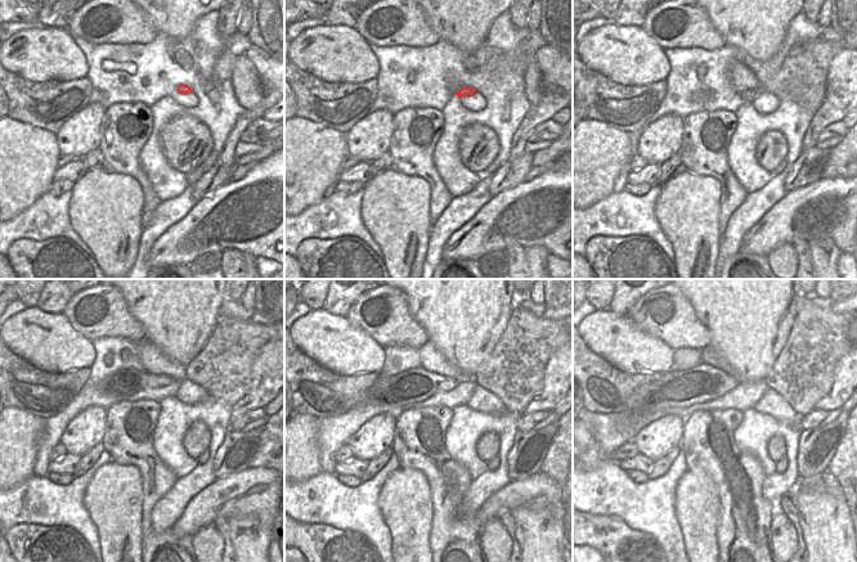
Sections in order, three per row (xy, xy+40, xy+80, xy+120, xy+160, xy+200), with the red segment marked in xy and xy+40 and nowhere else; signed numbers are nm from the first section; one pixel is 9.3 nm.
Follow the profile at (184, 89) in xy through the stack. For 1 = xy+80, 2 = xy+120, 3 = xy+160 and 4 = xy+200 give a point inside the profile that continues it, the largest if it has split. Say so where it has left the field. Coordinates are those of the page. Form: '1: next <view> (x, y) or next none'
1: next xy+80 (750, 94)
2: next xy+120 (122, 385)
3: next xy+160 (416, 385)
4: next xy+200 (646, 404)

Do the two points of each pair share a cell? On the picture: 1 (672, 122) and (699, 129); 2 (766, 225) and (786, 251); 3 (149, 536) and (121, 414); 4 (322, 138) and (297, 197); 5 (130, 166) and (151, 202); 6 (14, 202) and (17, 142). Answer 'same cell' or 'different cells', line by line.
1: different cells
2: different cells
3: same cell
4: same cell
5: same cell
6: same cell

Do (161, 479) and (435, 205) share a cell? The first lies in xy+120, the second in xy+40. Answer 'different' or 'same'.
same

